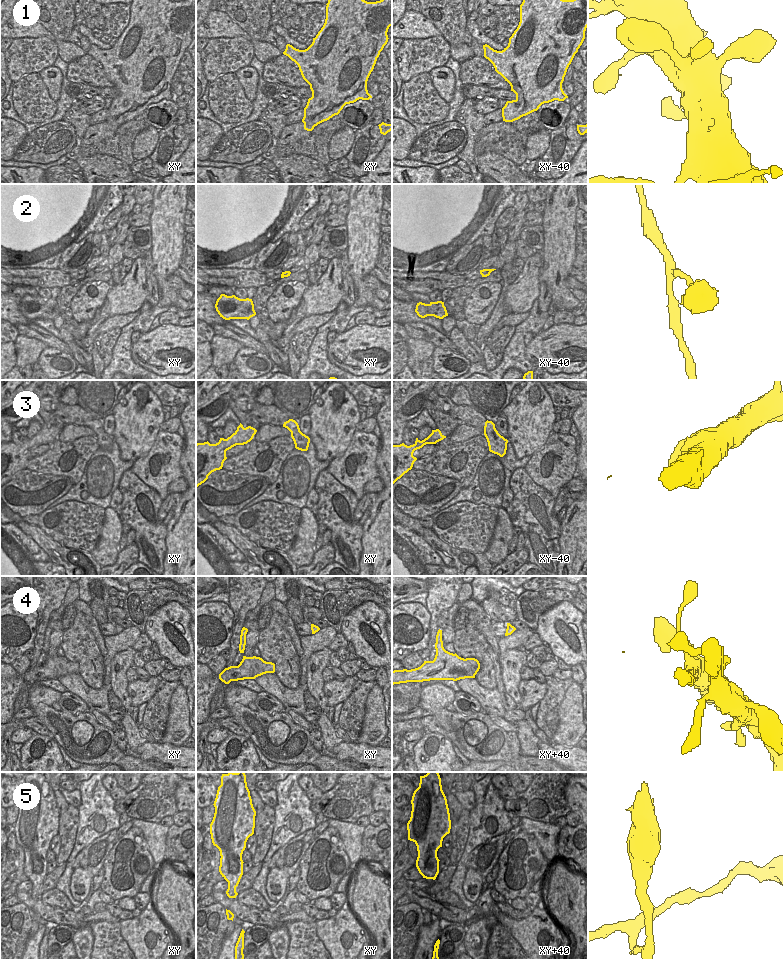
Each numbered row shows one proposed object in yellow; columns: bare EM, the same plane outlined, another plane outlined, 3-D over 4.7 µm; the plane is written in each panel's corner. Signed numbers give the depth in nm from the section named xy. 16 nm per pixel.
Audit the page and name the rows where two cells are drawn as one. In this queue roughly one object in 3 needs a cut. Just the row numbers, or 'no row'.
5.

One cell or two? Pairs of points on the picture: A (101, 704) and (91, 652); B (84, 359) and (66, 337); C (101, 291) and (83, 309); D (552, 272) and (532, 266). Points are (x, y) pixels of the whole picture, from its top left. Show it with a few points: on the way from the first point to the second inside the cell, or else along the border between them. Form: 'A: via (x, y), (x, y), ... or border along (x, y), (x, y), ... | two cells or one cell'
A: border along (104, 665), (99, 688), (91, 688), (79, 674) | two cells
B: via (79, 354), (71, 342) | one cell
C: via (97, 296), (88, 304) | one cell
D: border along (540, 266), (538, 281) | two cells

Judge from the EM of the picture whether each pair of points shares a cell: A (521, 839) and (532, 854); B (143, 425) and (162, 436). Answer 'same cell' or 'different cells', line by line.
A: same cell
B: different cells

